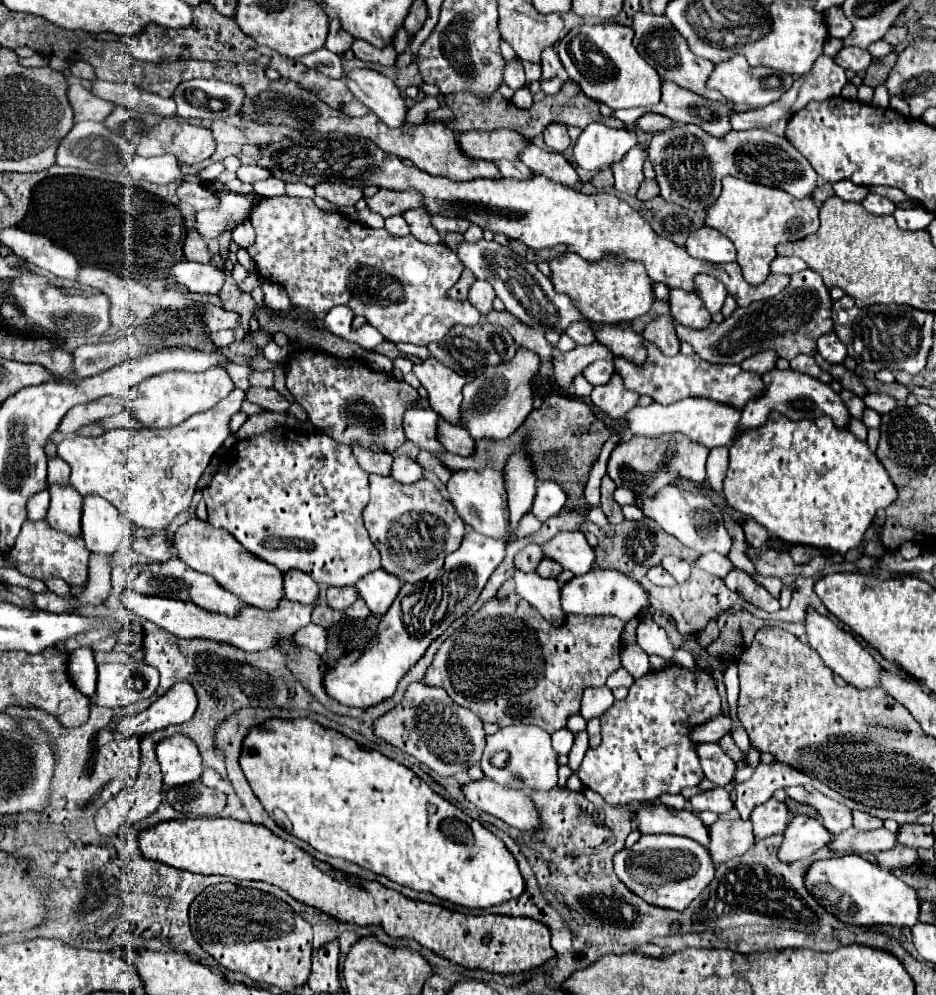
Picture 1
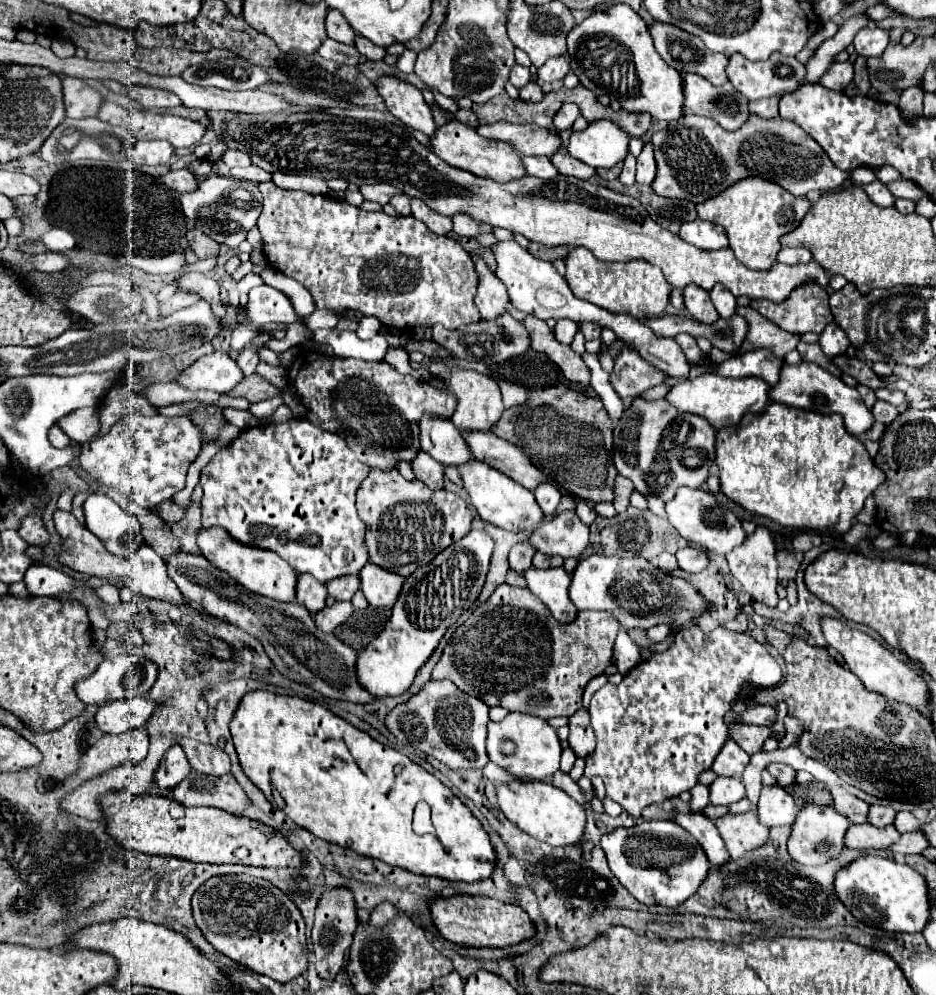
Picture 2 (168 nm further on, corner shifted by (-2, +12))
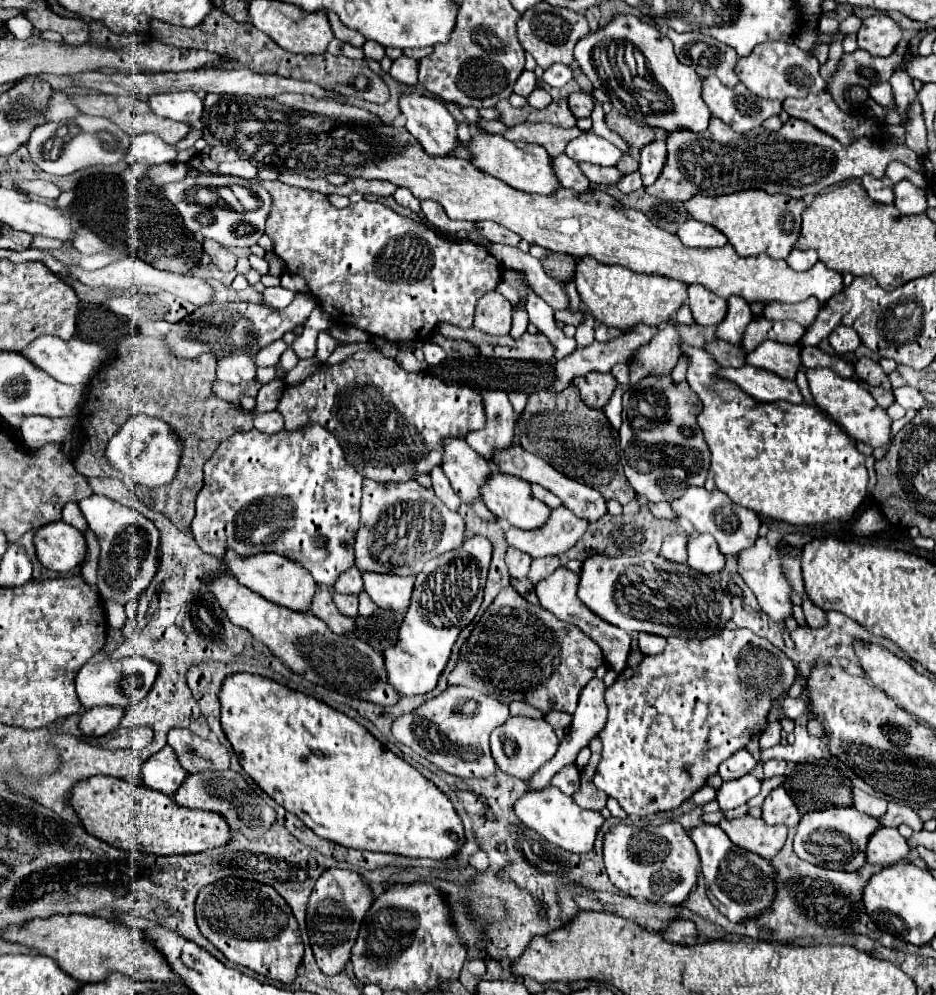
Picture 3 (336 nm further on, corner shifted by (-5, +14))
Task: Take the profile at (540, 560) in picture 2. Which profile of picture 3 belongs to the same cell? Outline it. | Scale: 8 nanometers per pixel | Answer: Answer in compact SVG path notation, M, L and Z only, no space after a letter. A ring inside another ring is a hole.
M556 555L542 557L542 559L534 559L532 561L532 567L530 567L530 573L528 573L528 579L532 583L538 583L540 579L552 575L558 567L560 567L560 557L556 557Z

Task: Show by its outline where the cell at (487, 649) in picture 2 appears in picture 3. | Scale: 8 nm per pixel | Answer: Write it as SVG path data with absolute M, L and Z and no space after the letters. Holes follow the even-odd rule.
M506 587L484 611L460 647L458 663L448 675L448 683L464 687L478 687L482 683L486 695L506 705L526 701L544 713L574 713L578 693L602 663L602 649L578 627L556 619L540 605L532 605L514 587Z

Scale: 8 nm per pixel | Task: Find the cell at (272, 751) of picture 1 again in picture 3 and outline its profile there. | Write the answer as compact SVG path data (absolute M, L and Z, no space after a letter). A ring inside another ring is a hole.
M238 673L238 675L230 675L224 679L222 689L220 689L220 703L222 703L222 729L228 737L228 741L232 743L242 769L254 779L254 783L266 791L278 805L282 805L286 811L294 813L306 827L310 827L318 837L334 841L338 845L344 847L352 847L352 849L366 849L366 851L378 851L378 853L392 853L392 855L404 855L404 857L412 857L412 859L450 859L456 857L460 853L460 849L466 843L466 835L464 835L464 825L460 815L456 813L452 801L448 799L446 793L442 793L432 781L428 781L418 769L414 769L410 763L406 763L402 757L398 757L396 753L392 753L390 749L386 749L366 727L362 727L360 723L356 723L354 719L346 717L344 713L328 707L324 701L318 701L310 695L304 695L300 691L292 691L272 679L260 677L260 675L248 675L248 673Z

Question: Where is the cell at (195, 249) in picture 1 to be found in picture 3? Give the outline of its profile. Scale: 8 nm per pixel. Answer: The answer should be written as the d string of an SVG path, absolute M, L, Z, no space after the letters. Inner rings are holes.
M206 239L202 247L204 247L204 253L210 255L212 263L214 263L218 269L222 269L222 271L232 271L232 269L236 267L236 255L230 253L228 249L224 249L222 245L218 245L216 241Z

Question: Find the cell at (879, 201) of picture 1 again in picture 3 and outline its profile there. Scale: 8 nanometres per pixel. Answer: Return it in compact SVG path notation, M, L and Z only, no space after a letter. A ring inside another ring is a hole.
M864 175L862 185L864 185L864 189L868 191L868 195L874 201L878 201L878 203L894 203L894 193L882 179L876 179L872 175Z

